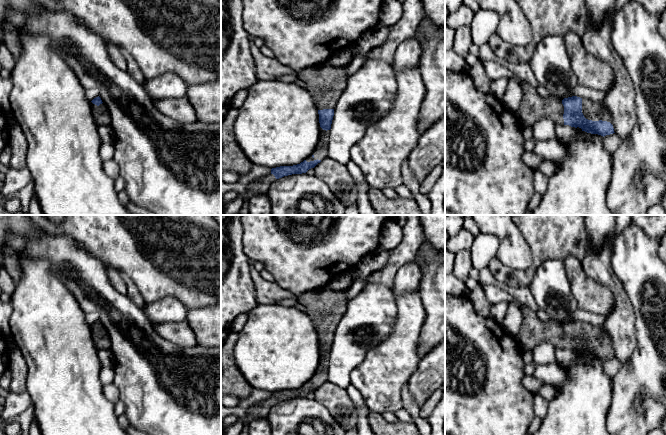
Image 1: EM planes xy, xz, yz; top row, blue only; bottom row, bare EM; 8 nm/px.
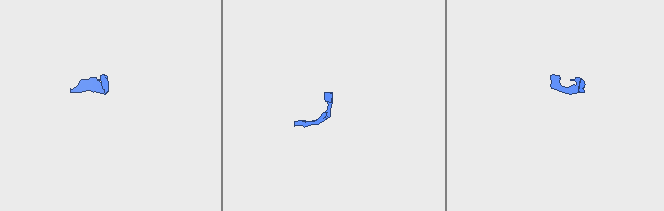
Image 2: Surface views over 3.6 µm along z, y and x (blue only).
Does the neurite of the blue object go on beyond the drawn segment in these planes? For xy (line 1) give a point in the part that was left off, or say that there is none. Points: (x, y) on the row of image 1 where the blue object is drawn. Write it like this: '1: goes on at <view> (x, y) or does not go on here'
1: goes on at xy (101, 113)

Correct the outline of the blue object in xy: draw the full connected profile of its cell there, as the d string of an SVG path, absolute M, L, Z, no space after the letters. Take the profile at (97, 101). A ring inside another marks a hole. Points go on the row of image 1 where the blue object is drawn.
M99 96L91 101L91 108L97 125L111 125L109 110Z

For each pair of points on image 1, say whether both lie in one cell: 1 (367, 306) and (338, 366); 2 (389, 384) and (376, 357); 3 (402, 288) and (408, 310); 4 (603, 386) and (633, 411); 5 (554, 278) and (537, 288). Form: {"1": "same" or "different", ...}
{"1": "same", "2": "same", "3": "different", "4": "different", "5": "same"}

